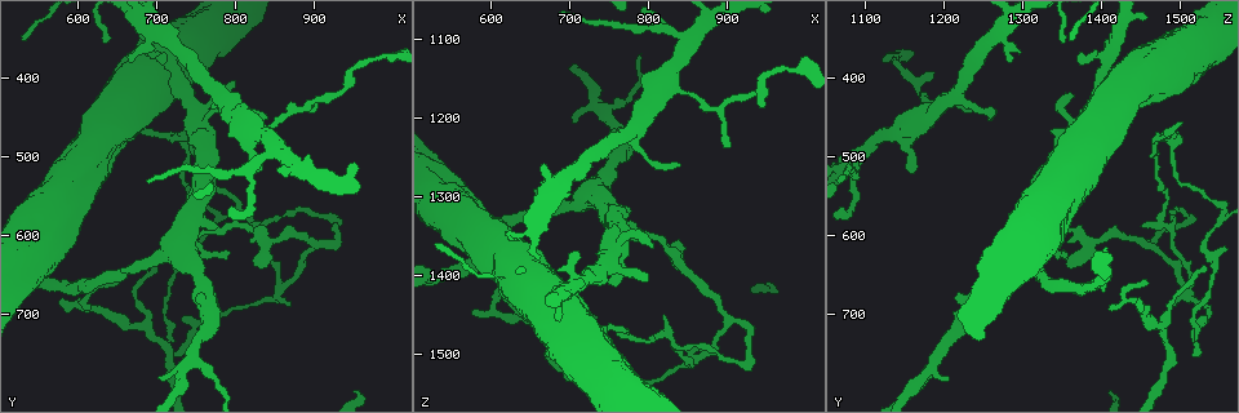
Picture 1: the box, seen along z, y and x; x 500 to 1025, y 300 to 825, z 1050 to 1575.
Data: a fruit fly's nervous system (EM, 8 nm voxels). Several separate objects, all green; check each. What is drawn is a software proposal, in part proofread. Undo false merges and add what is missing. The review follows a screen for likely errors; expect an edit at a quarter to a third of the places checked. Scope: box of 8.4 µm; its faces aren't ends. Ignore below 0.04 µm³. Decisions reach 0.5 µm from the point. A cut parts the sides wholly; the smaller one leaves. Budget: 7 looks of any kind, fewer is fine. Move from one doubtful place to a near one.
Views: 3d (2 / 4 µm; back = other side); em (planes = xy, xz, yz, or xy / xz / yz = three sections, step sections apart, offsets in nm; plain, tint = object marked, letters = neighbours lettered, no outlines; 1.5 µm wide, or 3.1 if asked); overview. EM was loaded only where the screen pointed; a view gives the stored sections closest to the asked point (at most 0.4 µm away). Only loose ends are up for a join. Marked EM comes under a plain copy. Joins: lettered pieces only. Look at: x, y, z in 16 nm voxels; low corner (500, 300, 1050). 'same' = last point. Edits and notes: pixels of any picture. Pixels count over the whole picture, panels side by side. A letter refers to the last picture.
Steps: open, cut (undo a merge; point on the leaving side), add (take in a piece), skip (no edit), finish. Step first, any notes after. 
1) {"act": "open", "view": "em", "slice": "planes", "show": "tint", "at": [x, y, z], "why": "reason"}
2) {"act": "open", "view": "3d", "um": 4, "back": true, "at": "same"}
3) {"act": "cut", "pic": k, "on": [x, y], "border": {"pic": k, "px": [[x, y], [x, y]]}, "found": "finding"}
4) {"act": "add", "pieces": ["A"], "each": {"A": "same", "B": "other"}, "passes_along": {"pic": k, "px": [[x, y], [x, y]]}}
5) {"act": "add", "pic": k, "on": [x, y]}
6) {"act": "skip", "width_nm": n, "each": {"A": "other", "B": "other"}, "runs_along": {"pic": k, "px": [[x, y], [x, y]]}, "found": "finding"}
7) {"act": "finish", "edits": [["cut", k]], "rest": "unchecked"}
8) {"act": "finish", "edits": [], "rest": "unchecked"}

{"act": "open", "view": "em", "slice": "xz", "step": 4, "show": "letters", "at": [575, 685, 1450], "why": "thin end"}

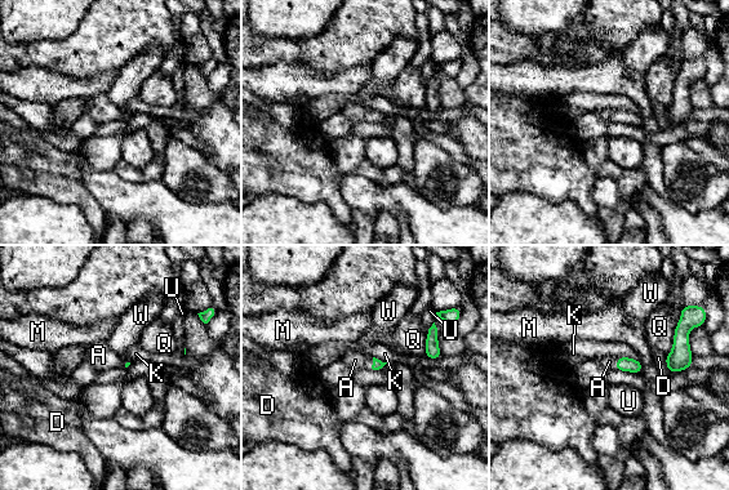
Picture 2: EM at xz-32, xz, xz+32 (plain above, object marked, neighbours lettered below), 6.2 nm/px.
{"act": "add", "pieces": ["A"], "each": {"A": "same", "D": "other", "K": "other", "M": "other", "Q": "other", "U": "other", "W": "other"}, "found": "it goes on there"}

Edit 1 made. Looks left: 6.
{"act": "open", "view": "em", "slice": "planes", "show": "letters", "at": [810, 425, 1360], "why": "free end"}

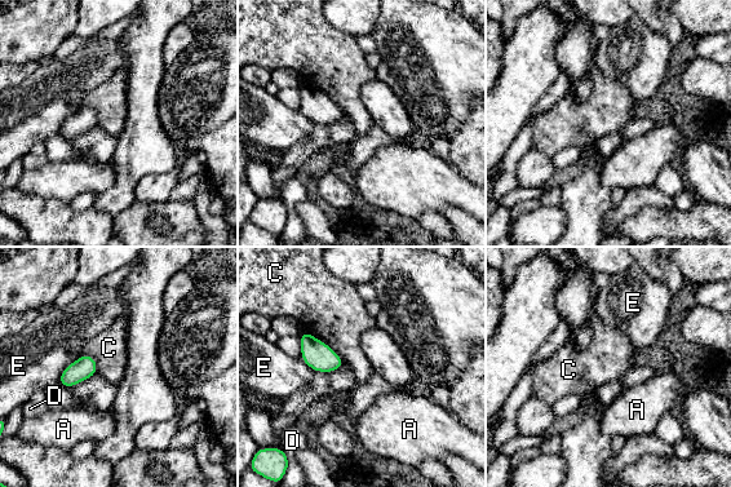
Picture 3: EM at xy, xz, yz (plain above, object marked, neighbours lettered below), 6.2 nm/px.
{"act": "skip", "each": {"A": "other", "C": "other", "D": "other", "E": "other"}, "border": {"pic": 3, "px": [[305, 330], [324, 341], [344, 362]]}, "found": "none of them fits"}

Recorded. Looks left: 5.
{"act": "finish", "edits": [["add", 2]], "rest": "unchecked"}

